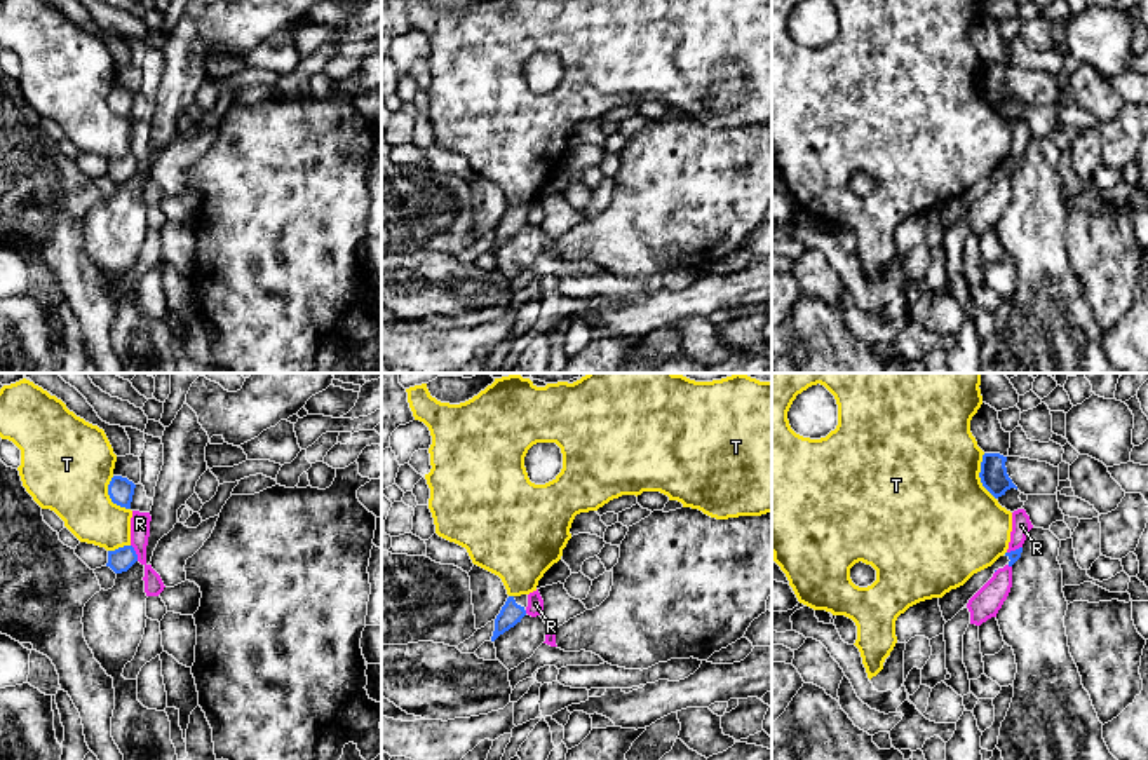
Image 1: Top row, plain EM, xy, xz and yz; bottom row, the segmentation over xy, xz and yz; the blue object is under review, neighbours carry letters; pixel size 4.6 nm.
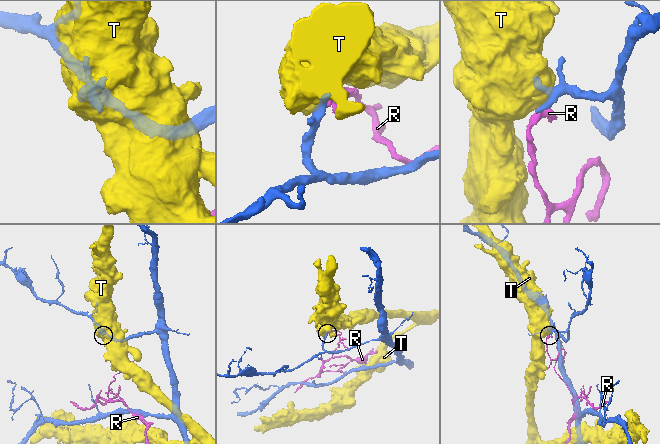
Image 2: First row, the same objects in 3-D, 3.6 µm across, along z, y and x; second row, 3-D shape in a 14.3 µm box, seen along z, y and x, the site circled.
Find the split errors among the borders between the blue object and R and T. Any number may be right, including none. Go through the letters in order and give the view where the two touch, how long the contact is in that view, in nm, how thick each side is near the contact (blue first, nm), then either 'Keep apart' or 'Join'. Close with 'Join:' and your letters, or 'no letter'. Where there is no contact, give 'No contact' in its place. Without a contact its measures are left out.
R: Touches blue in xy. Shared border 90 nm. Thickness 110 nm (blue) against 100 nm. Keep apart
T: Touches blue in yz. Shared border 220 nm. Thickness 130 nm (blue) against 500 nm. Keep apart
Join: no letter

